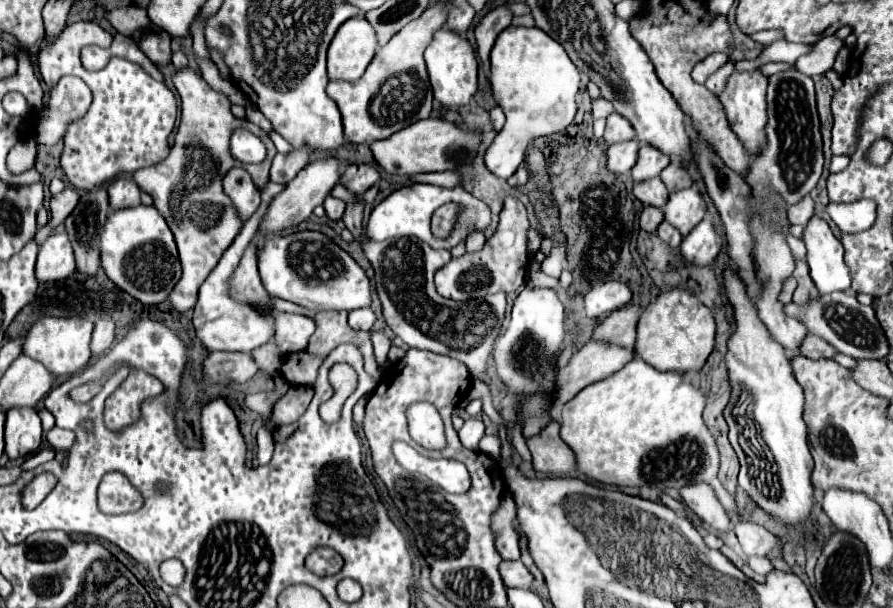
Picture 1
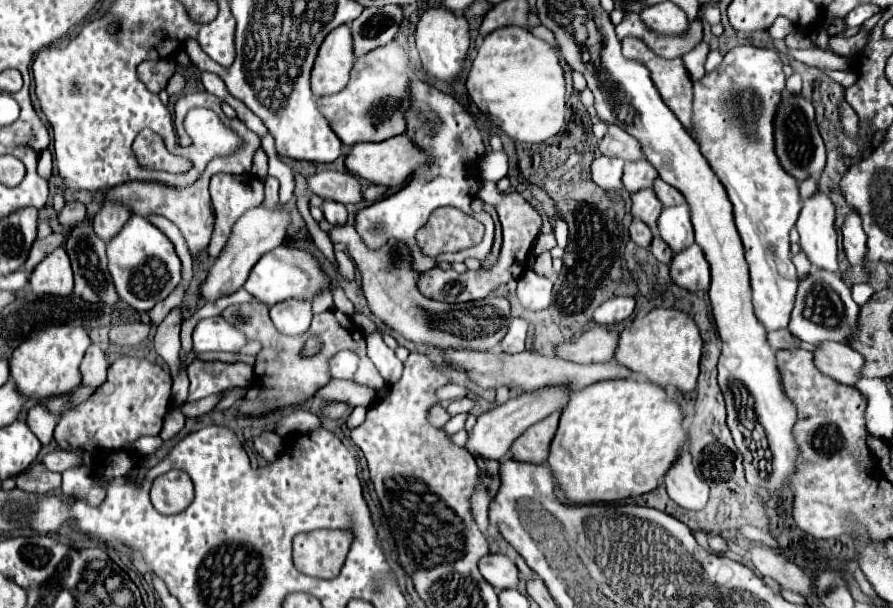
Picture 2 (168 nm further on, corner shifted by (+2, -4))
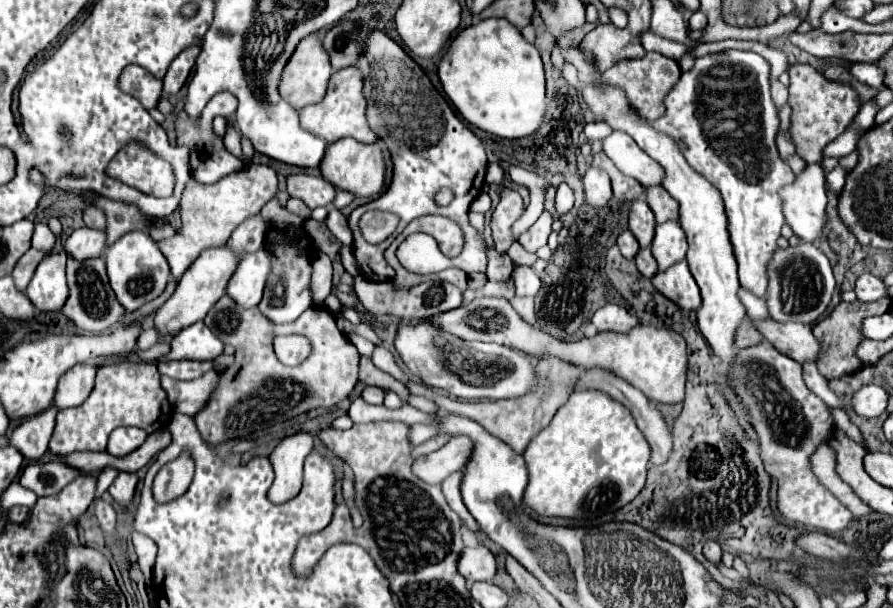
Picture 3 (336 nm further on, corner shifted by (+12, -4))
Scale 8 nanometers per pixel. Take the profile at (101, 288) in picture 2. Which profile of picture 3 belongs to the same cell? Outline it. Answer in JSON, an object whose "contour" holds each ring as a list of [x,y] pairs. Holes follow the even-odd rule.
{"contour":[[[68,256],[66,276],[68,276],[70,296],[68,296],[68,300],[66,300],[64,308],[62,308],[62,312],[64,312],[78,328],[82,328],[82,330],[86,330],[86,332],[104,332],[106,328],[110,328],[112,324],[116,324],[116,322],[120,320],[120,316],[126,312],[126,310],[118,304],[118,300],[116,300],[116,296],[114,296],[114,292],[112,292],[112,288],[110,288],[110,284],[108,284],[108,276],[106,276],[106,268],[104,268],[104,258],[74,260],[72,256]]]}

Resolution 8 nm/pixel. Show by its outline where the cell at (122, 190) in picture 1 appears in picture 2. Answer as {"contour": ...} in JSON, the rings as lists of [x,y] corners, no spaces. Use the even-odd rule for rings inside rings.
{"contour":[[[104,202],[102,210],[96,214],[96,218],[92,222],[96,236],[108,244],[116,236],[116,232],[120,232],[120,228],[126,224],[126,220],[130,216],[132,216],[132,212],[124,204]]]}

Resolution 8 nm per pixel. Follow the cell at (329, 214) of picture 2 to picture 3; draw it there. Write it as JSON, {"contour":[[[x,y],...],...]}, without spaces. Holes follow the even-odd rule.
{"contour":[[[334,206],[328,208],[326,226],[330,228],[330,232],[332,232],[342,244],[346,244],[346,246],[352,244],[352,232],[350,232],[350,228],[348,228],[348,222],[346,222],[346,218],[342,216],[342,212],[336,210]]]}

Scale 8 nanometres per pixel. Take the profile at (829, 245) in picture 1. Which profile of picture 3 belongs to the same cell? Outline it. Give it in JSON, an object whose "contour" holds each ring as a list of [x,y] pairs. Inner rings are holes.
{"contour":[[[808,164],[806,170],[798,174],[790,186],[782,188],[780,194],[784,198],[786,224],[792,228],[792,232],[804,242],[818,244],[826,226],[826,190],[824,190],[824,172],[820,164]]]}

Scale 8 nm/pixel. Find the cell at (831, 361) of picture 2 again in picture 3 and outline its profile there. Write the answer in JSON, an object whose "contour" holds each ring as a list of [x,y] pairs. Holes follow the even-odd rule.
{"contour":[[[772,318],[766,322],[758,322],[756,328],[766,336],[774,348],[778,348],[788,358],[804,364],[804,362],[818,362],[822,356],[822,344],[812,334],[810,326],[804,324],[778,324]]]}

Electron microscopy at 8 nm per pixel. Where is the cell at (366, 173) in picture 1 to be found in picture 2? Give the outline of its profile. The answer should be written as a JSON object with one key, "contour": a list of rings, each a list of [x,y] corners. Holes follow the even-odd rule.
{"contour":[[[318,172],[306,178],[308,190],[318,194],[324,200],[334,200],[340,204],[358,204],[362,202],[360,180],[350,172]]]}

